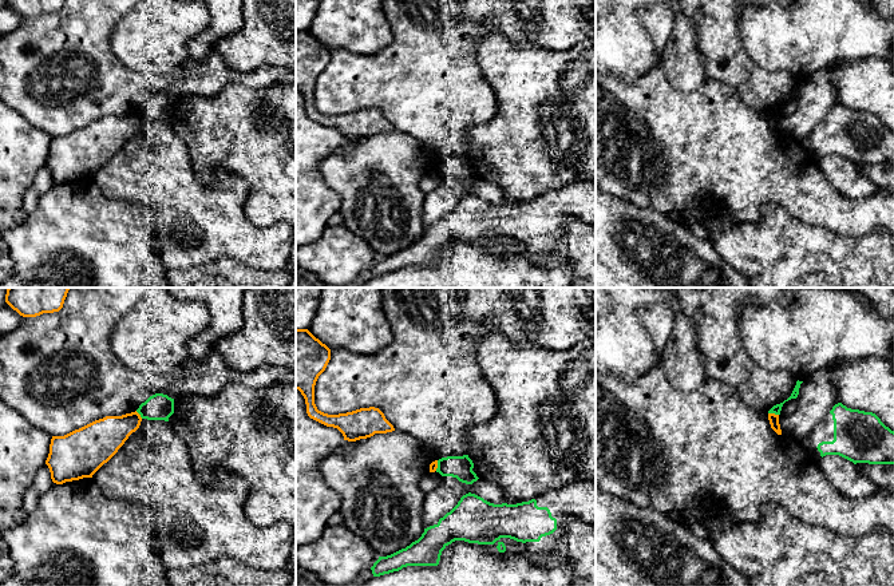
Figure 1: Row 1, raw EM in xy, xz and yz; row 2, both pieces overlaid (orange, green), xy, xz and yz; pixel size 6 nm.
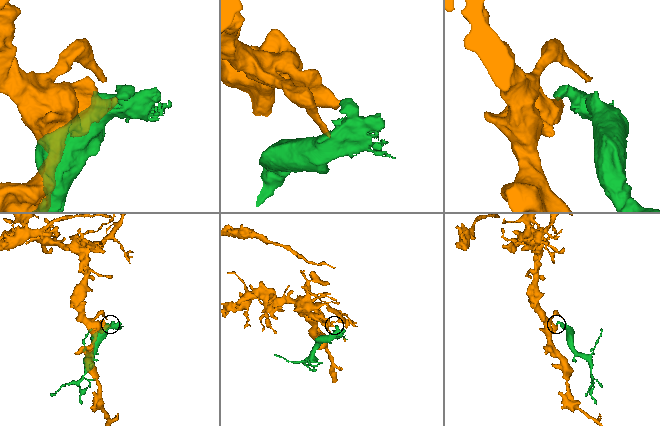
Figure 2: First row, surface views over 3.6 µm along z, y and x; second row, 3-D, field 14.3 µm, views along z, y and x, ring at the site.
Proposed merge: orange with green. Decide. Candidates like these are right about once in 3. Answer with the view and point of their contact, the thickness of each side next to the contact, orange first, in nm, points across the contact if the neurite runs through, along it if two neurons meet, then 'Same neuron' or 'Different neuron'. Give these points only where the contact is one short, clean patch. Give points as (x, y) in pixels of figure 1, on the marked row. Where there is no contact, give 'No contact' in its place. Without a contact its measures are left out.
Touches orange at yz (774, 414). Thickness 60 nm (orange) against 50 nm. Different neuron

